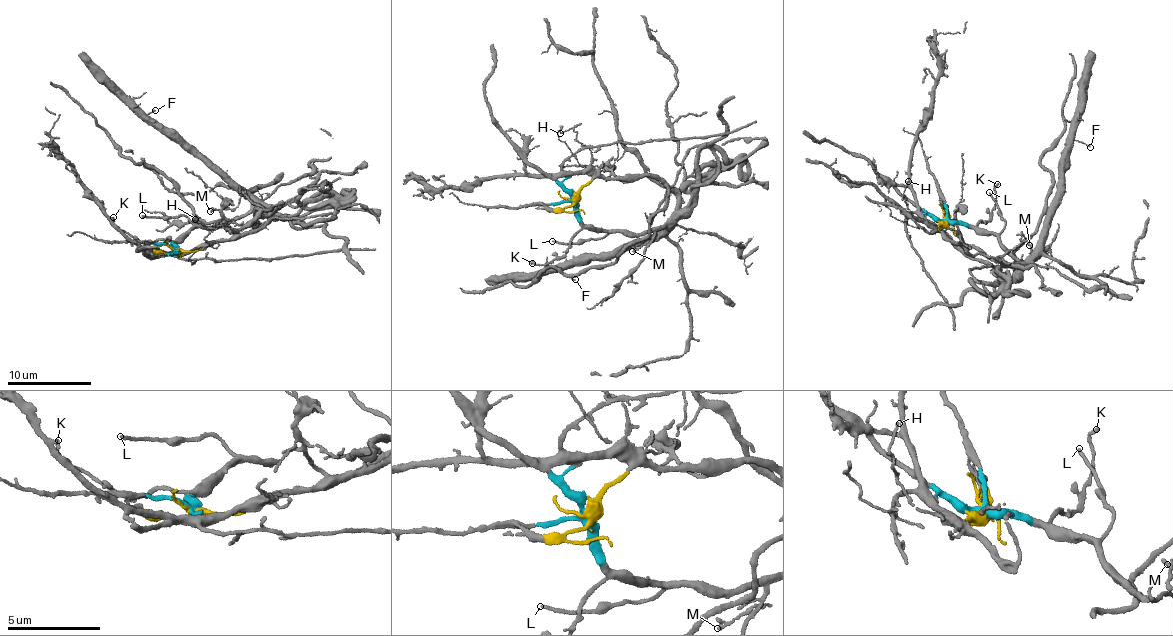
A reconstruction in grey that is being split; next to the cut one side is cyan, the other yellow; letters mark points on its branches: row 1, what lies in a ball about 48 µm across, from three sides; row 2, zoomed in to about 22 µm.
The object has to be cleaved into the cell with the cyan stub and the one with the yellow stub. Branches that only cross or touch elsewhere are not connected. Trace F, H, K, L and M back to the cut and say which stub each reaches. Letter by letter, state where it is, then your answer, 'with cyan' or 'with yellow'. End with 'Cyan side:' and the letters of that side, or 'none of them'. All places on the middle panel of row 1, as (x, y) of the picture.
F: at (575, 279); with cyan
H: at (560, 133); with yellow
K: at (532, 263); with cyan
L: at (552, 241); with cyan
M: at (632, 251); with cyan
Cyan side: F, K, L, M

